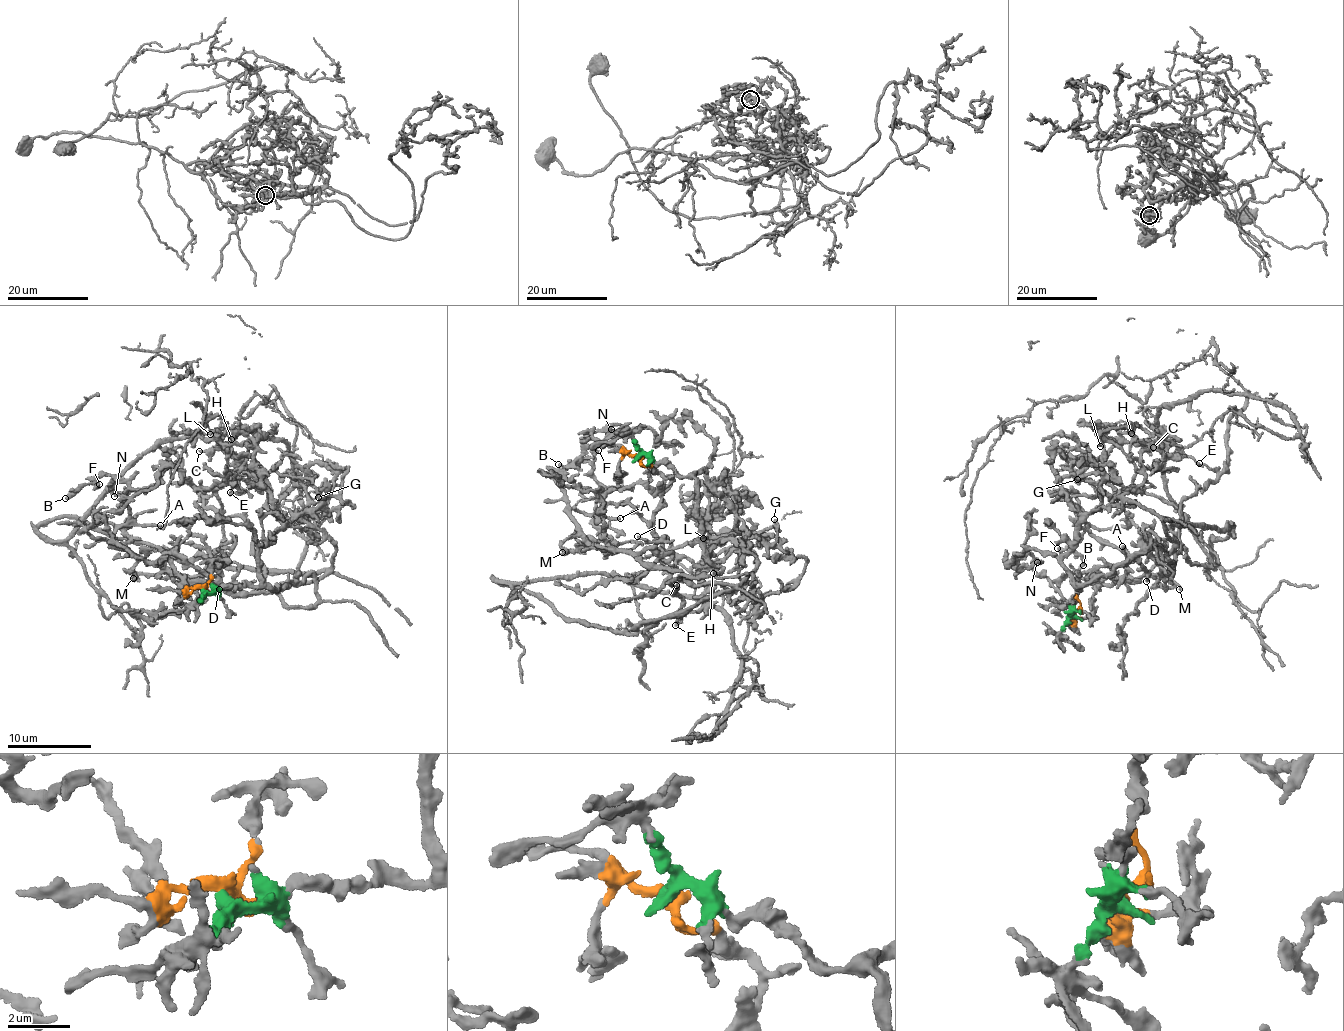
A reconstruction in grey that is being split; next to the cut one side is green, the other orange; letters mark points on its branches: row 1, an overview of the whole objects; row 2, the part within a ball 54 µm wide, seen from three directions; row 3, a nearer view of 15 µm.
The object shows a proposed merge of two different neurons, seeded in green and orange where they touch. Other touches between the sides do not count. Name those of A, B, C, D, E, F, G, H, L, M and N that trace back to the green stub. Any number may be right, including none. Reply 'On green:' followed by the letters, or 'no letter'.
On green: C, E, G, H, L

